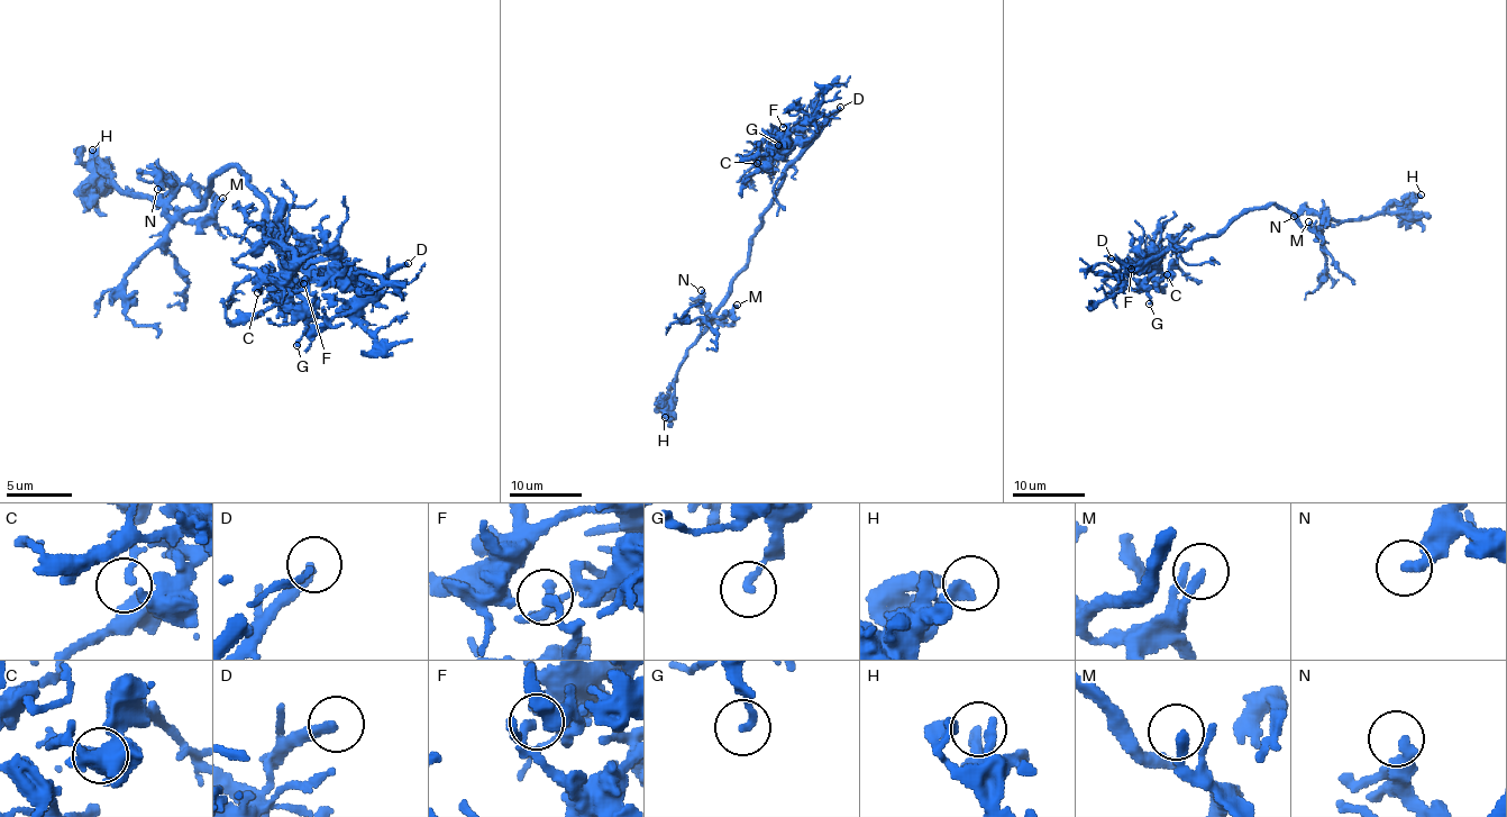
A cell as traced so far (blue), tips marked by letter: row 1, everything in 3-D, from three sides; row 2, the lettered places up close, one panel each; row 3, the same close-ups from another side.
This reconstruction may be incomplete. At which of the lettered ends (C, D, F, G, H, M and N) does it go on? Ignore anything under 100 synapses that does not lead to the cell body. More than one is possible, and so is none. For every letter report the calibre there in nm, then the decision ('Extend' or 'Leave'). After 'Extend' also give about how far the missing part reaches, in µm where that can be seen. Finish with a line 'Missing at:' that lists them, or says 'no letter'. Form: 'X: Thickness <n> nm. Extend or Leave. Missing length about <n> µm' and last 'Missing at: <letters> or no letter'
C: Thickness 120 nm. Leave
D: Thickness 280 nm. Extend. Missing length about 70 µm
F: Thickness 190 nm. Leave
G: Thickness 180 nm. Leave
H: Thickness 280 nm. Leave
M: Thickness 240 nm. Leave
N: Thickness 360 nm. Leave
Missing at: D

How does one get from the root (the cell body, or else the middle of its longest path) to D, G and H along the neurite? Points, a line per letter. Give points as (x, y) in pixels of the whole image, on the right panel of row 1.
D: (1241, 211), (1216, 235), (1185, 247), (1167, 247), (1132, 265), (1123, 265), (1111, 259)
G: (1241, 211), (1216, 235), (1208, 235), (1184, 248), (1163, 248), (1158, 269), (1147, 280), (1149, 303)
H: (1241, 211), (1267, 209), (1278, 203), (1303, 225), (1316, 229), (1364, 220), (1394, 203), (1412, 203), (1421, 194)

